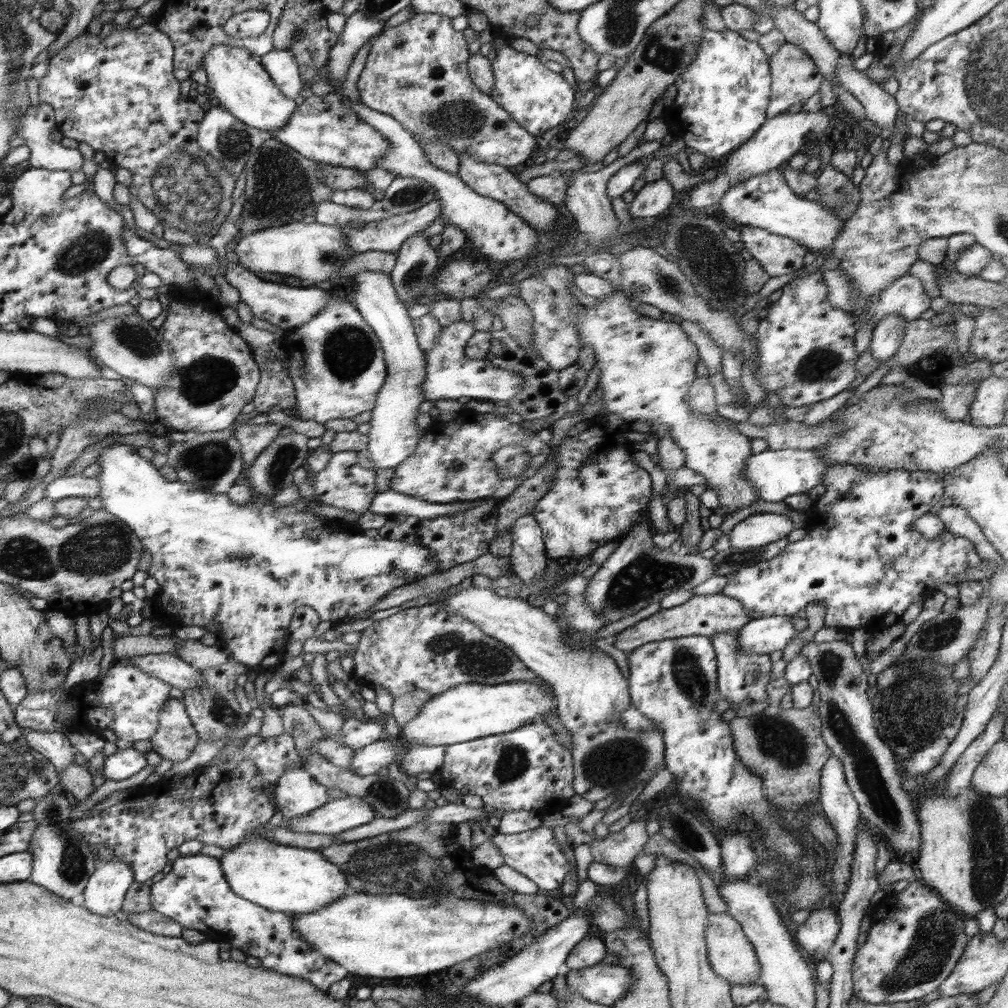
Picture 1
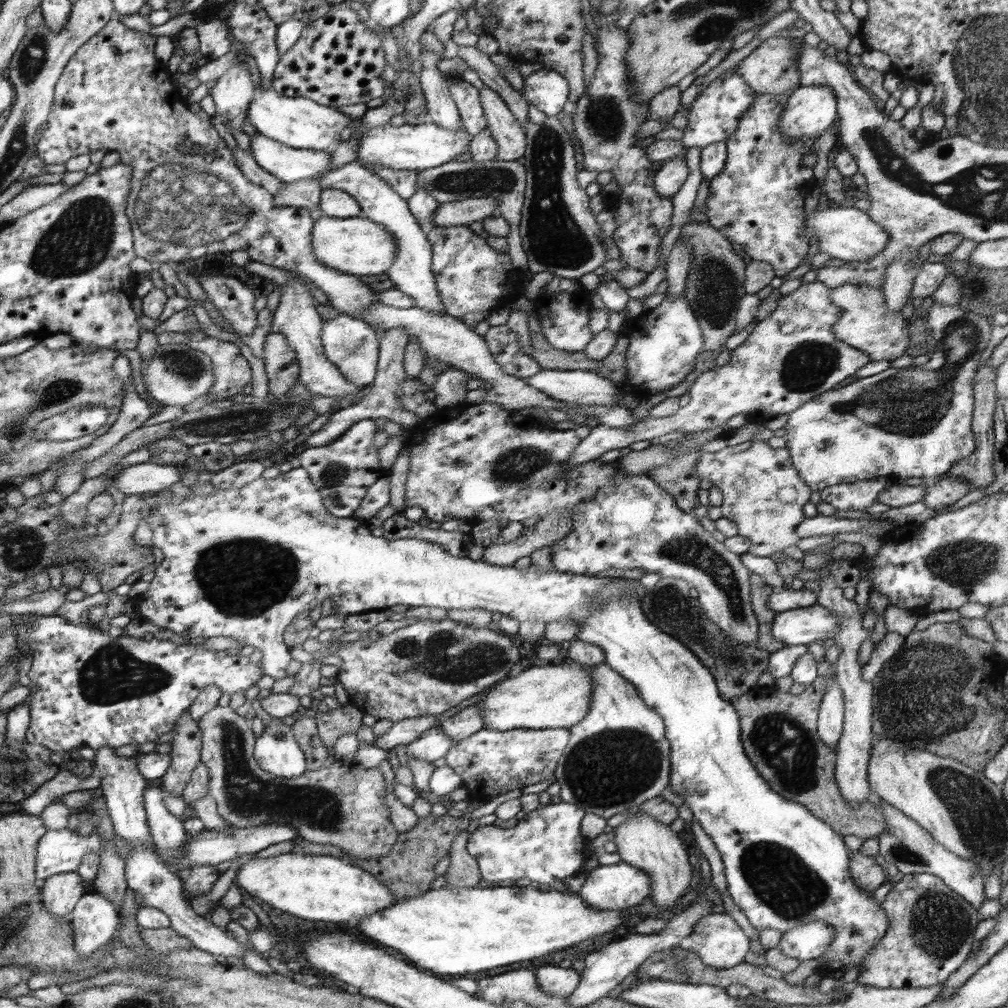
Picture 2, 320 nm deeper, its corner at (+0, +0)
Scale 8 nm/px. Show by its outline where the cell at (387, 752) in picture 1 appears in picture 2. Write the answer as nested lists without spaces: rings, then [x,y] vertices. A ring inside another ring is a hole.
[[[440,727],[432,728],[414,743],[406,745],[407,758],[434,763],[434,761],[446,757],[456,742],[453,742],[452,738],[446,736],[442,731]]]

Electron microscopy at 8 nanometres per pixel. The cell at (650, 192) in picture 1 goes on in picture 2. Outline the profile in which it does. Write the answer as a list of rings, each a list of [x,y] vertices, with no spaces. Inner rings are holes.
[[[672,157],[654,173],[654,190],[662,198],[672,198],[688,178],[689,168],[683,158]]]

